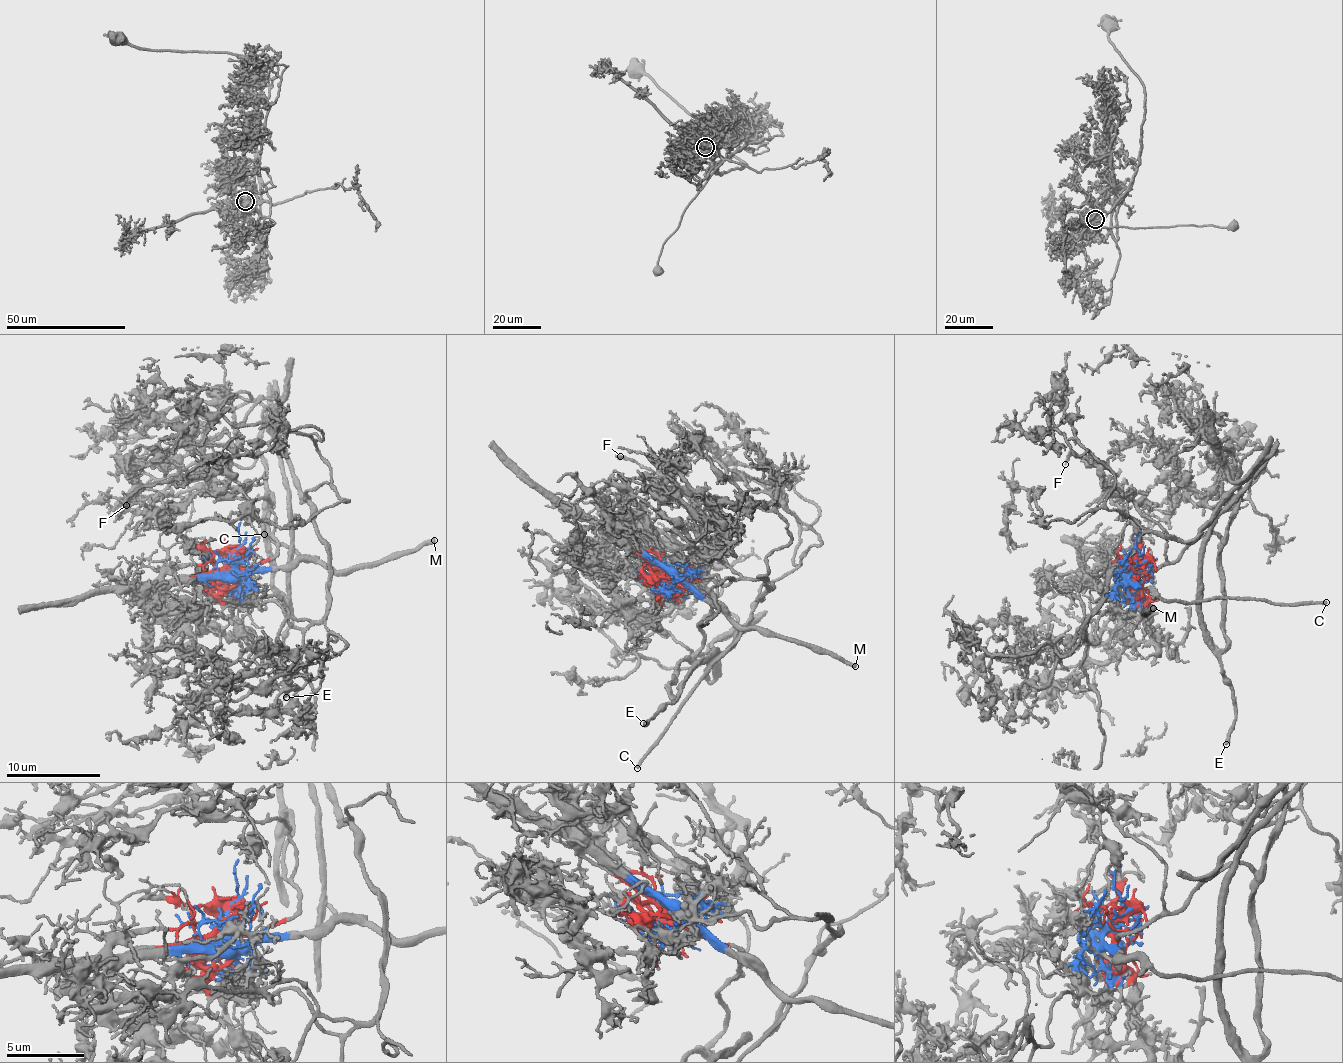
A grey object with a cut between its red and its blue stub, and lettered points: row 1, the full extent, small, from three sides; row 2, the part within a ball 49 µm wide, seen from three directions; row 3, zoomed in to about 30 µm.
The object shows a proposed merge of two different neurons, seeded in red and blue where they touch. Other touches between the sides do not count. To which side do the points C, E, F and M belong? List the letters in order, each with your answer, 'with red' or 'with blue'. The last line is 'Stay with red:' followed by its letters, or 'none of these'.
C: with blue
E: with red
F: with red
M: with blue
Stay with red: E, F

